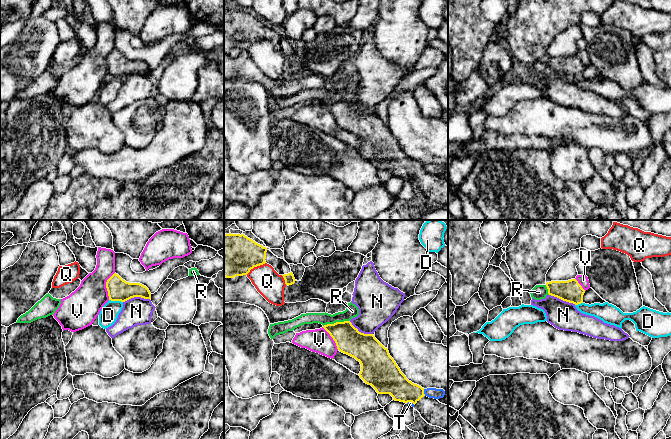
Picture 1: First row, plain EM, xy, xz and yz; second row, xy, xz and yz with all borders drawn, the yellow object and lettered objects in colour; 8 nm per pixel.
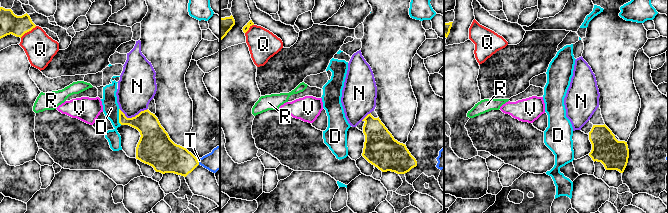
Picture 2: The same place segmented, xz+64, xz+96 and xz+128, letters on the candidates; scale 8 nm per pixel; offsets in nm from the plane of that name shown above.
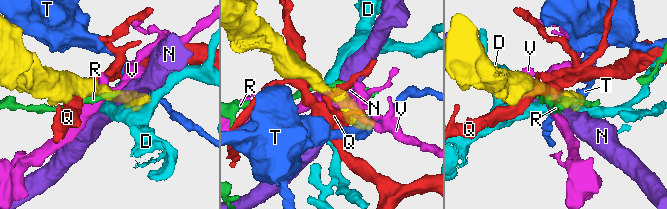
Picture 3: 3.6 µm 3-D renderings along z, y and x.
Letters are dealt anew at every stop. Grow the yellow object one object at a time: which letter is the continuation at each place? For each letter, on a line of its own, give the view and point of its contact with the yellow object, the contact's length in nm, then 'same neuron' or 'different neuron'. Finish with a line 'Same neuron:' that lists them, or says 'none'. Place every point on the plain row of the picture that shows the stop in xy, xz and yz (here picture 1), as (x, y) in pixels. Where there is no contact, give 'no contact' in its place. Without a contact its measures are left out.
D: xy (116, 76) | 110 nm | different neuron
N: xy (136, 72) | 220 nm | different neuron
Q: xz (255, 42) | 190 nm | different neuron
R: xz (336, 98) | 220 nm | different neuron
T: xz (423, 168) | 60 nm | different neuron
V: xy (106, 62) | 220 nm | different neuron
Same neuron: none

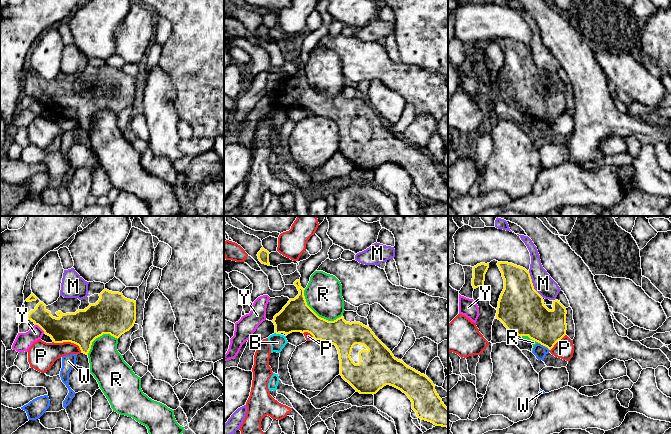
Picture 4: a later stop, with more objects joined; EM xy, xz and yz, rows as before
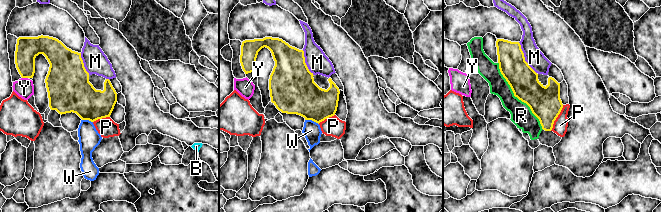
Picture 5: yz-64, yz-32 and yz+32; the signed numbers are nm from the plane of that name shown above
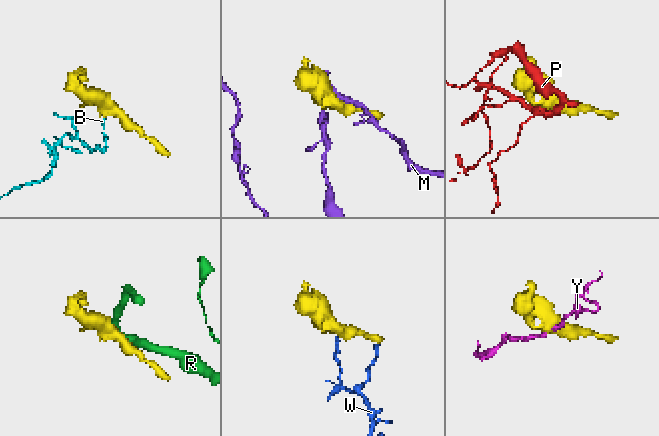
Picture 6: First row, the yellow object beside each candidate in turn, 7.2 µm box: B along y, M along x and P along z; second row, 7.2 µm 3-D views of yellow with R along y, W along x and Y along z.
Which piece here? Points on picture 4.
B: xz (277, 109) | 40 nm | different neuron
M: yz (532, 60) | 240 nm | different neuron
P: xy (69, 117) | 240 nm | different neuron
R: xz (316, 90) | 380 nm | different neuron
W: yz (545, 122) | 100 nm | different neuron
Y: xy (40, 103) | 110 nm | different neuron
Same neuron: none

